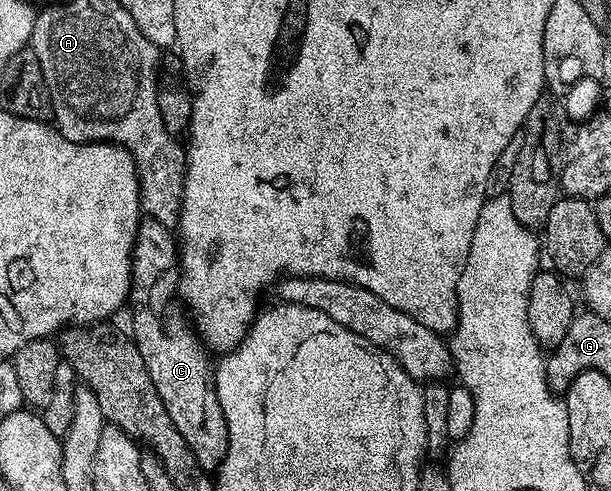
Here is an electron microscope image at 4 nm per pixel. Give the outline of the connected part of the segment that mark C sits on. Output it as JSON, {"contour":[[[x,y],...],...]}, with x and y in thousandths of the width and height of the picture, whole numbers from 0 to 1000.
{"contour":[[[231,446],[216,503],[213,682],[226,705],[226,721],[232,721],[232,737],[239,737],[239,762],[245,762],[259,811],[265,811],[272,843],[278,843],[278,859],[285,859],[291,884],[304,892],[304,908],[311,908],[318,933],[324,933],[324,949],[347,965],[370,933],[370,851],[354,800],[349,727],[291,601],[293,576],[291,489],[283,466],[262,448]]]}

